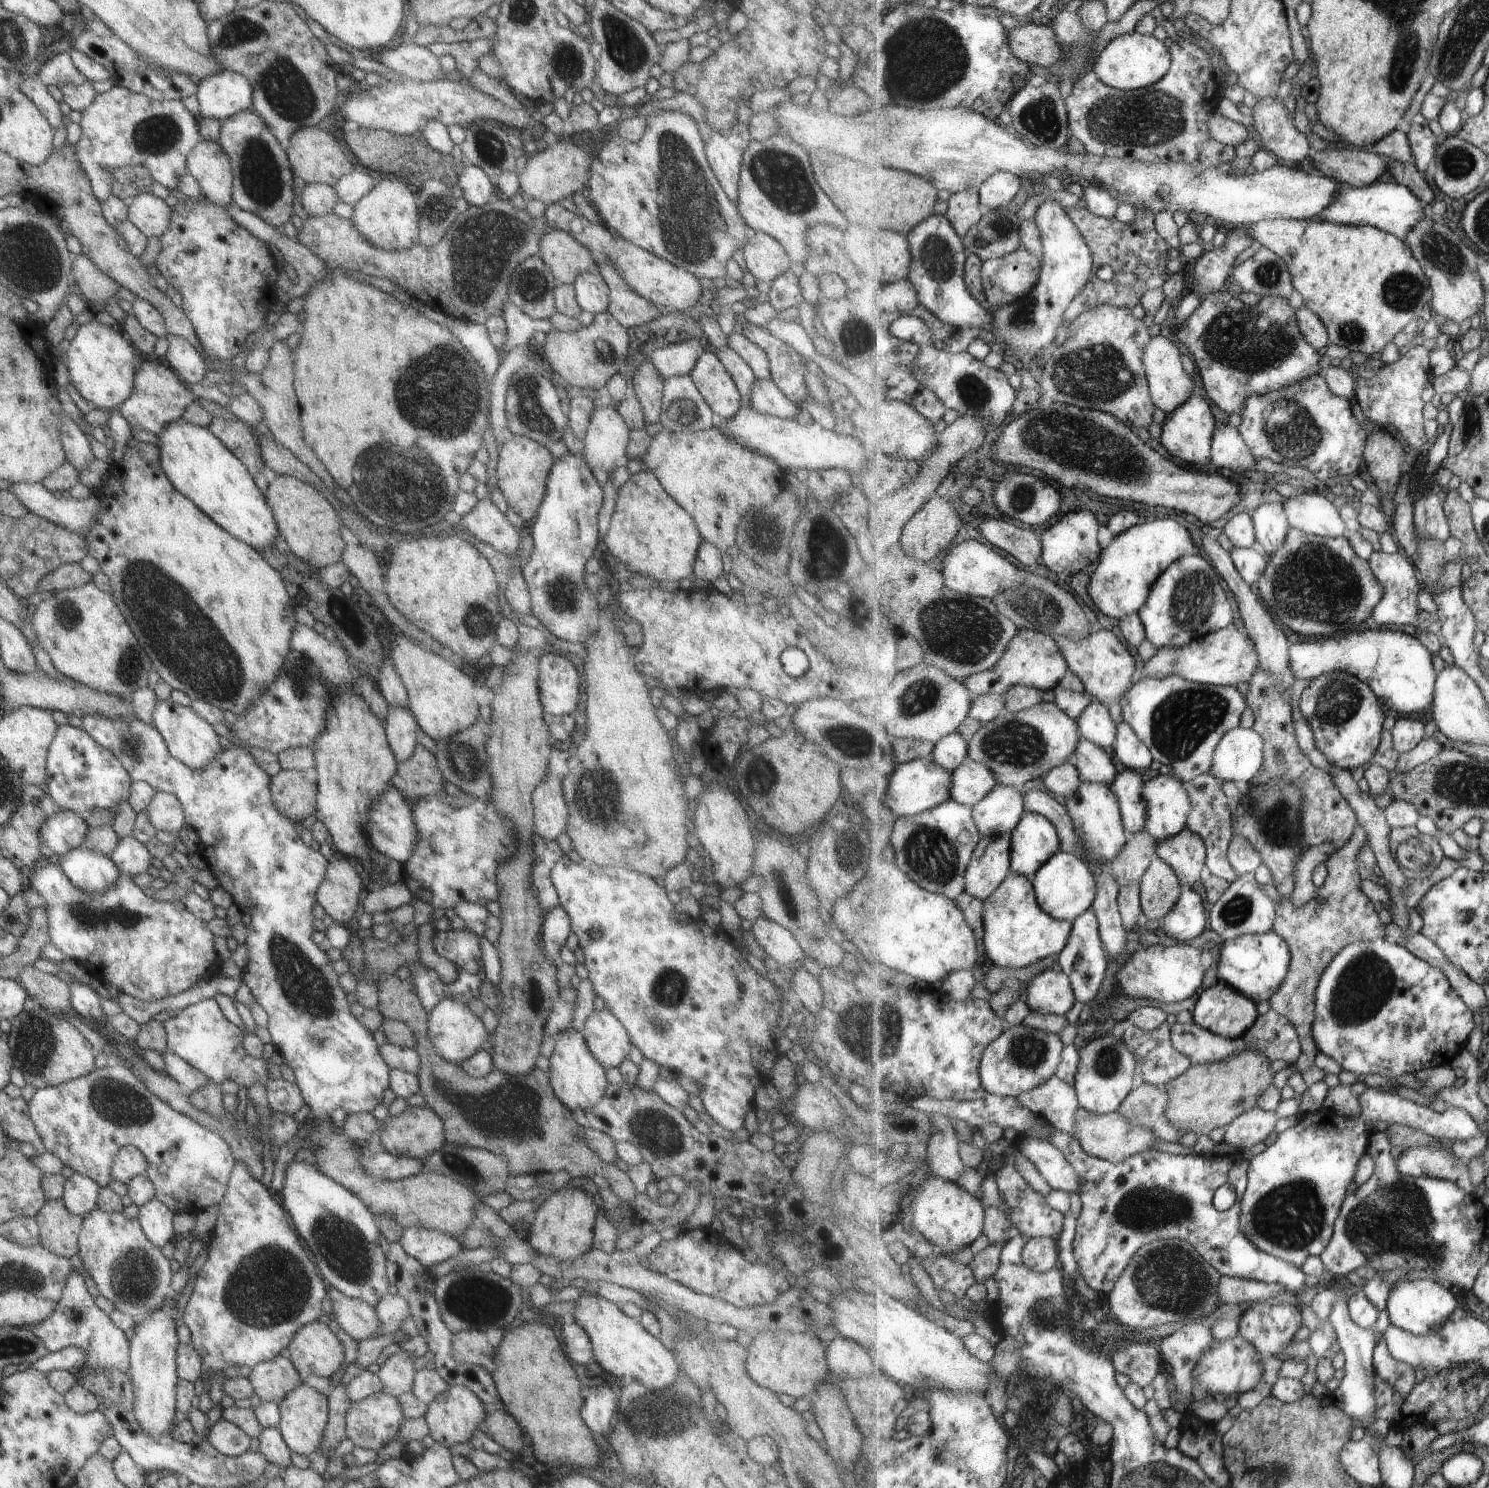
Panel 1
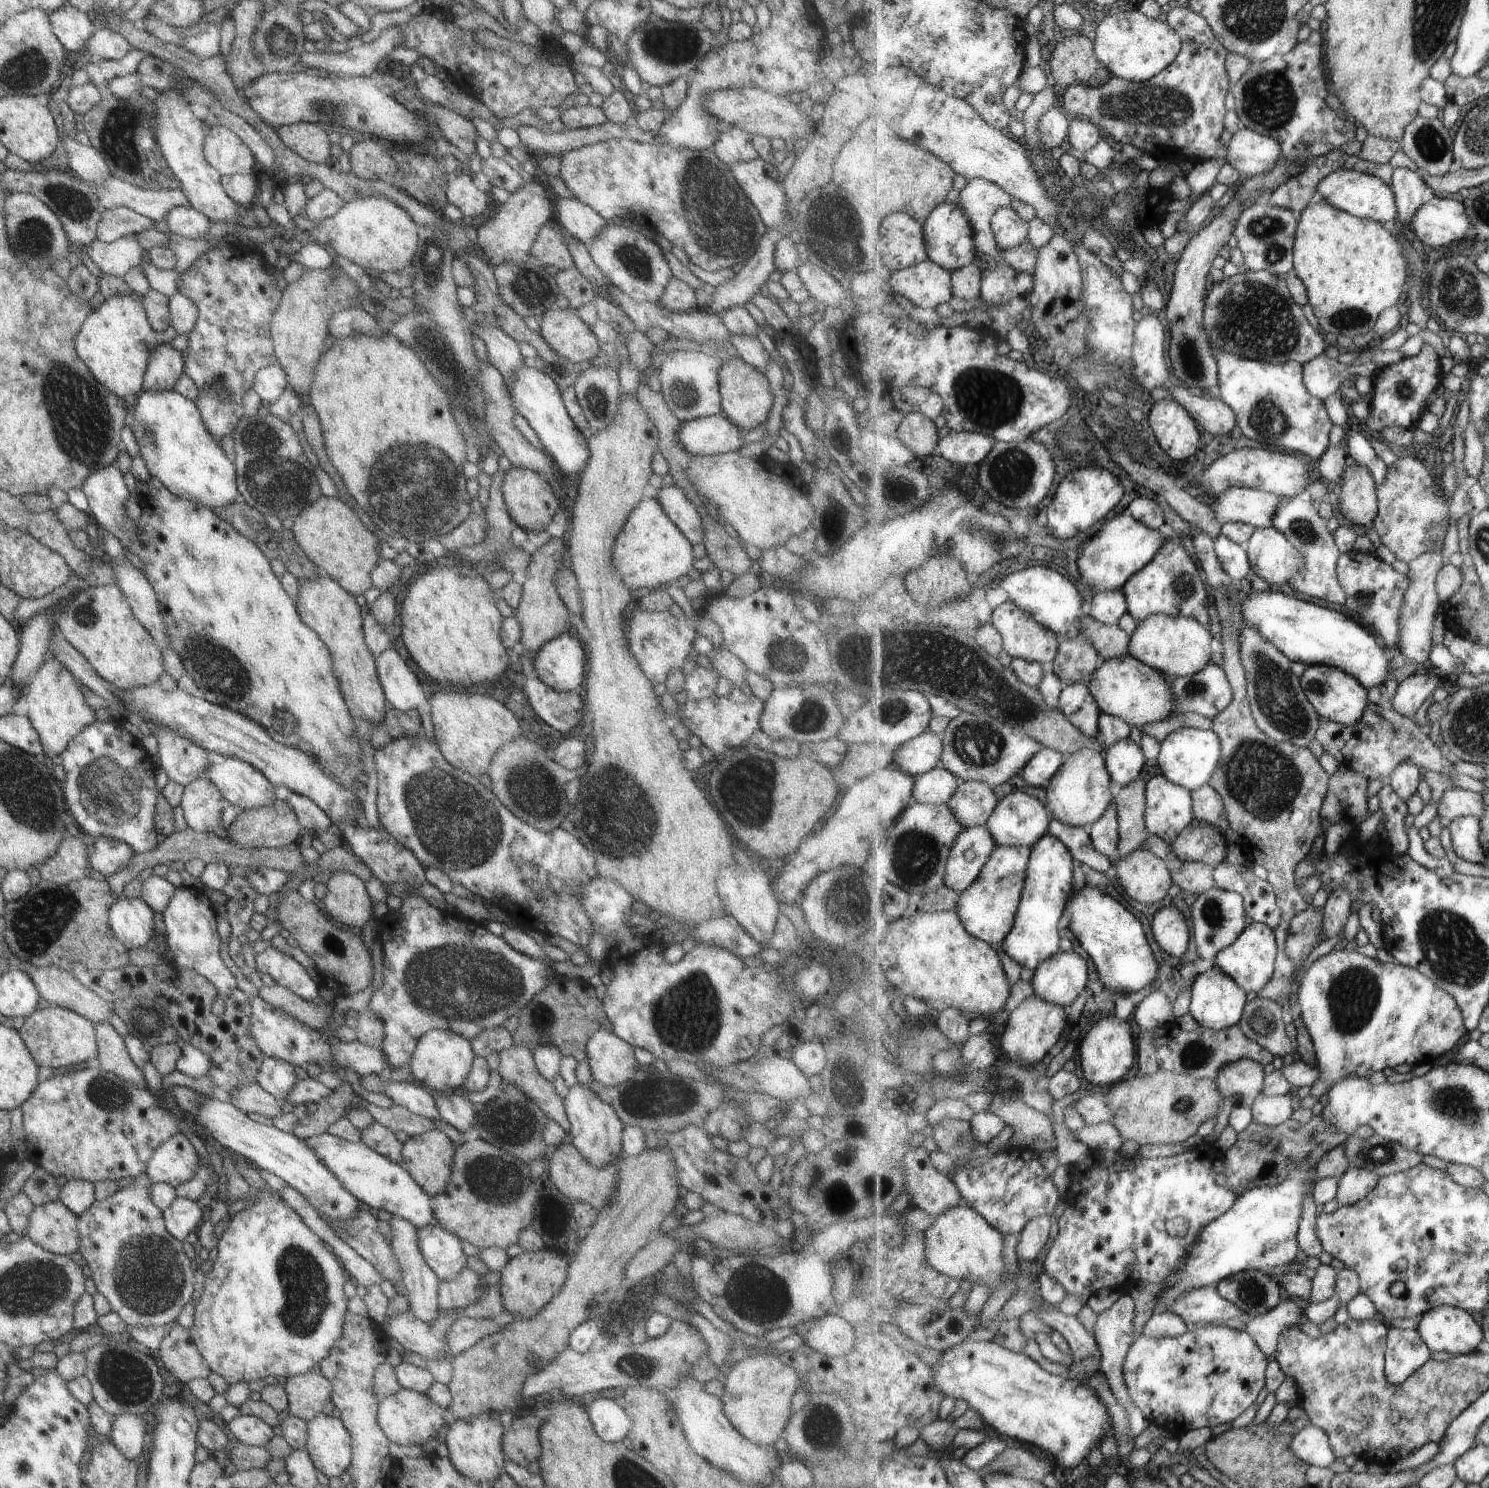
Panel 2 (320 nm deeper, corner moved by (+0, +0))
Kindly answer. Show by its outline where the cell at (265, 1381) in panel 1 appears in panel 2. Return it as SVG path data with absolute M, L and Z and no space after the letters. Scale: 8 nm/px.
M314 1371L287 1376L281 1384L287 1400L287 1412L290 1416L307 1421L317 1412L322 1412L323 1404L331 1396L329 1382Z

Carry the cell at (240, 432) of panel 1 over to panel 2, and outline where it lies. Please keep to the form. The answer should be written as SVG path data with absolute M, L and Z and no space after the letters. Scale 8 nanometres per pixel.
M263 414L241 416L229 435L233 439L232 464L237 493L243 502L247 502L257 512L279 520L293 519L321 495L314 464L305 458L298 441L300 435L292 430L288 422Z

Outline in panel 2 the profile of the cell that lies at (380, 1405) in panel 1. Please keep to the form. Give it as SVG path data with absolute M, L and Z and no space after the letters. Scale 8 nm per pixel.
M400 1389L390 1396L383 1397L377 1402L375 1410L375 1422L381 1428L382 1434L387 1442L395 1445L417 1445L425 1444L430 1438L439 1439L440 1433L449 1420L446 1409L435 1406L425 1394L419 1394L413 1390Z

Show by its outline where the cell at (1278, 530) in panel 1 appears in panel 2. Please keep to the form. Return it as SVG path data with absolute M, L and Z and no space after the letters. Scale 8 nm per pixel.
M1275 527L1257 528L1256 534L1253 534L1246 547L1251 560L1251 569L1257 577L1271 584L1271 586L1288 585L1289 582L1292 582L1293 576L1305 566L1303 554L1293 546L1283 532Z

